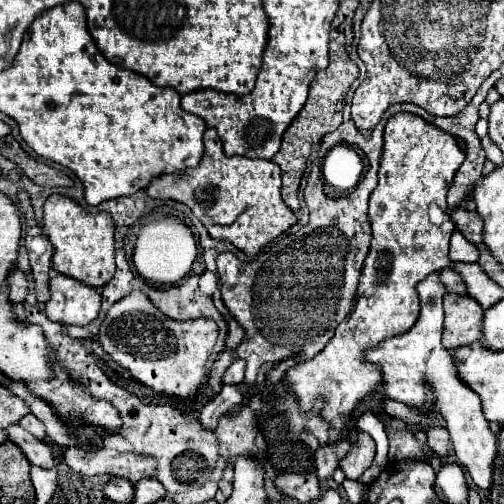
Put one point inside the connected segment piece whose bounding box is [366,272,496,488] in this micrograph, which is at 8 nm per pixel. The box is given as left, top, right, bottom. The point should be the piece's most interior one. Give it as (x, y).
(417, 359)

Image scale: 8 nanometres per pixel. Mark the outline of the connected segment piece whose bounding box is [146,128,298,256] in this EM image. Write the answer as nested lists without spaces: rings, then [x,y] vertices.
[[[214,128],[204,132],[204,156],[192,170],[180,174],[162,174],[150,182],[146,192],[152,198],[178,200],[194,214],[202,214],[200,222],[214,240],[232,242],[248,256],[256,256],[260,248],[284,234],[298,222],[296,214],[280,196],[280,166],[272,160],[252,160],[244,156],[228,158]]]

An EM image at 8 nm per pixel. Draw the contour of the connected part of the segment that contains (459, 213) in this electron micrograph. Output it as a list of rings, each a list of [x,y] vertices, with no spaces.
[[[454,208],[450,212],[450,220],[454,222],[454,226],[460,230],[460,234],[472,242],[472,244],[478,244],[482,238],[482,218],[476,214],[476,212],[468,212],[464,208]]]

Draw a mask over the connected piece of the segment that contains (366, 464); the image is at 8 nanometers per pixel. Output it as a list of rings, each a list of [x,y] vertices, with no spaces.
[[[358,432],[358,440],[352,444],[348,458],[344,458],[344,462],[340,462],[340,468],[344,470],[346,478],[358,480],[372,466],[374,454],[376,454],[376,444],[374,444],[372,436],[366,432]]]

